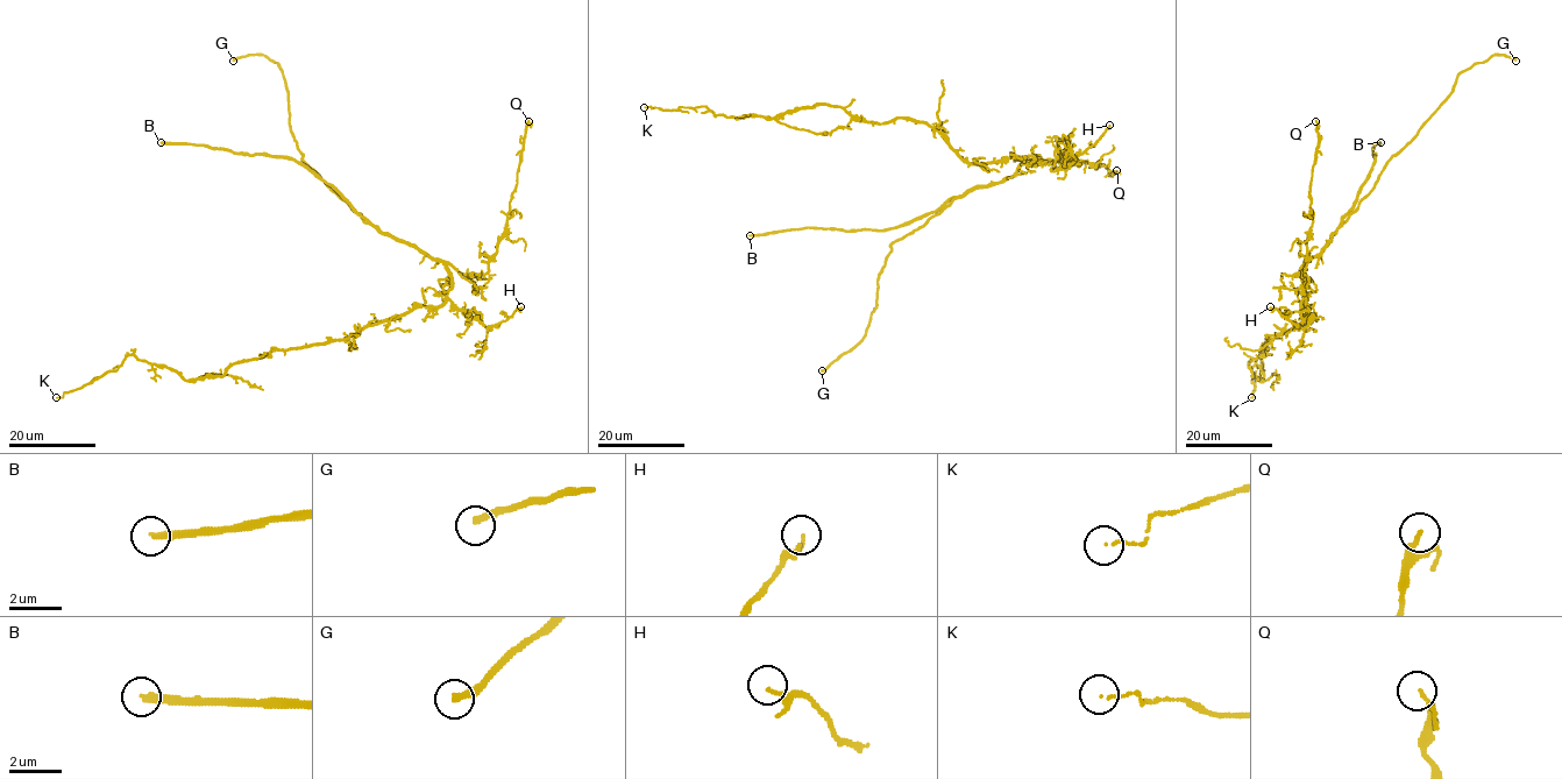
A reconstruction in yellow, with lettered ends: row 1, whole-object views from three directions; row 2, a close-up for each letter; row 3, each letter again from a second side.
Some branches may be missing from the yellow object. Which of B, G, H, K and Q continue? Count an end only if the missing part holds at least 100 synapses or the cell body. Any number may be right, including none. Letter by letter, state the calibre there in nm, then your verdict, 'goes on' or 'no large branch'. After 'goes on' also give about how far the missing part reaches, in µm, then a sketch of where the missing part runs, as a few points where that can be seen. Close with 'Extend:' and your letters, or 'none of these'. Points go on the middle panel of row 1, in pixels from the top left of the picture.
B: 240 nm thick; goes on; about 250 µm are missing
G: 240 nm thick; goes on; about 25 µm are missing; missing branch runs (822, 370), (807, 374), (786, 386), (767, 403), (754, 397), (753, 401)
H: 150 nm thick; no large branch
K: 70 nm thick; no large branch
Q: 170 nm thick; no large branch
Extend: B, G

